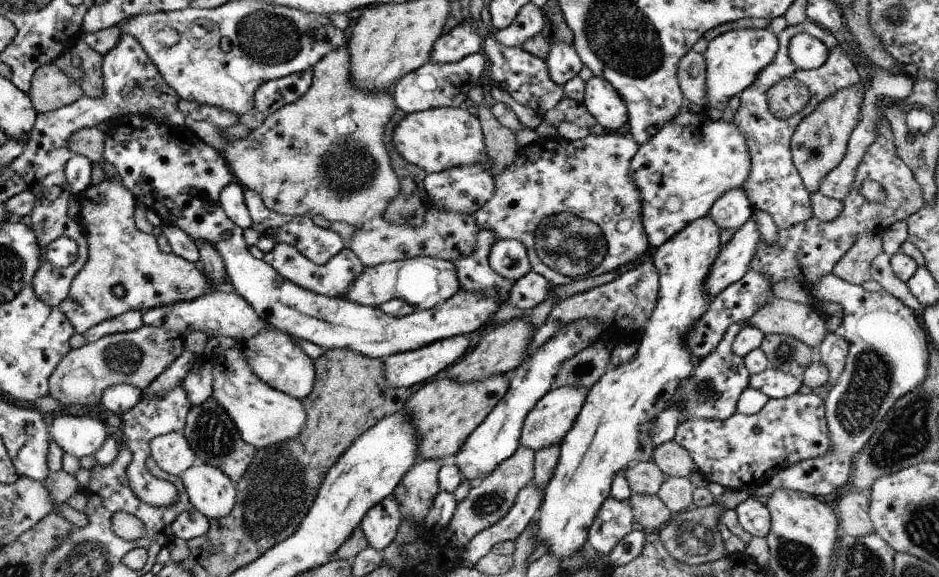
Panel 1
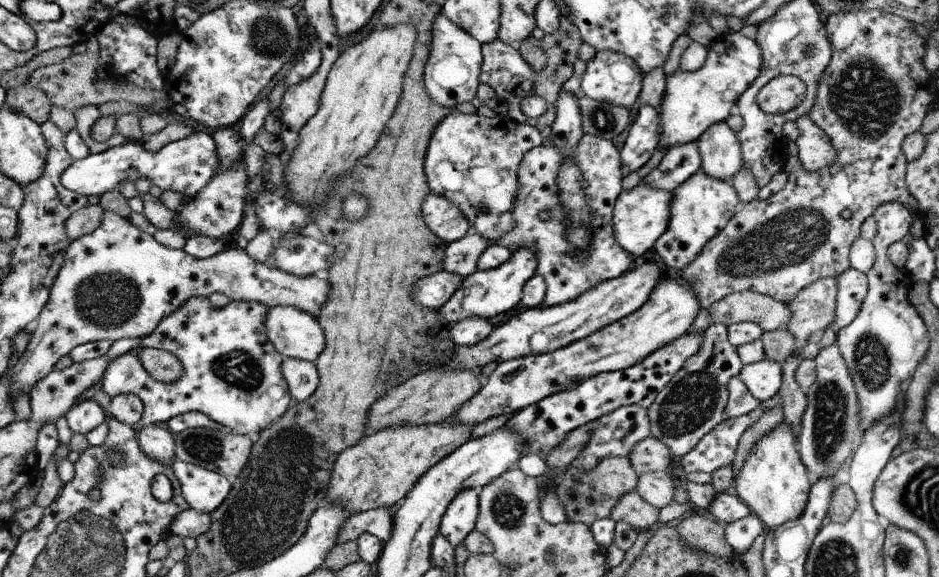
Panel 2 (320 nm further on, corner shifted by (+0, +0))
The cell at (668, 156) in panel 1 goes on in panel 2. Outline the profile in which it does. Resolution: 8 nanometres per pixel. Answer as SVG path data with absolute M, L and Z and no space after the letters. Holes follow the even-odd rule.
M642 181L632 190L622 190L613 209L614 238L616 242L634 257L640 259L646 252L655 248L656 241L670 224L670 204L672 193L660 190L657 186L646 186Z

